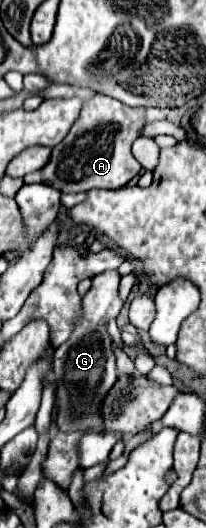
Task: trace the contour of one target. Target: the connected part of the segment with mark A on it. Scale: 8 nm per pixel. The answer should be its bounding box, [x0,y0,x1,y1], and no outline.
[24,93,166,193]

